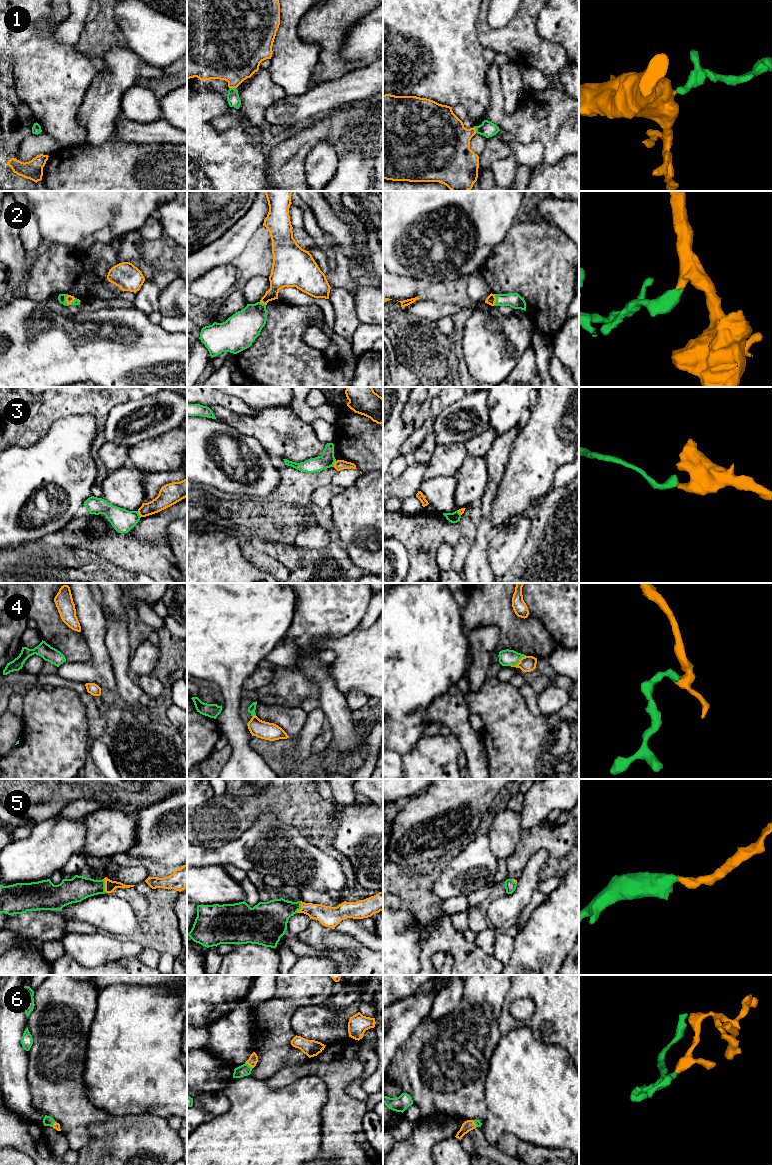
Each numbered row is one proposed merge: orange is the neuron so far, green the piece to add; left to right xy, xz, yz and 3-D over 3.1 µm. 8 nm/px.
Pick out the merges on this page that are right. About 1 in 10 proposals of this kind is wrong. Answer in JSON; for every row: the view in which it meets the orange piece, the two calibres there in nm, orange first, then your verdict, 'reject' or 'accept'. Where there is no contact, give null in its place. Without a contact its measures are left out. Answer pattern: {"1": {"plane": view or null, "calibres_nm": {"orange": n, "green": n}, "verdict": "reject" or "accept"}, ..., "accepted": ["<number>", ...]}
{"1": {"plane": "xz", "calibres_nm": {"orange": 420, "green": 100}, "verdict": "accept"}, "2": {"plane": "xy", "calibres_nm": {"orange": 60, "green": 60}, "verdict": "accept"}, "3": {"plane": "xy", "calibres_nm": {"orange": 140, "green": 180}, "verdict": "reject"}, "4": {"plane": "yz", "calibres_nm": {"orange": 130, "green": 130}, "verdict": "accept"}, "5": {"plane": "xy", "calibres_nm": {"orange": 90, "green": 200}, "verdict": "accept"}, "6": {"plane": "xz", "calibres_nm": {"orange": 80, "green": 100}, "verdict": "accept"}, "accepted": ["1", "2", "4", "5", "6"]}

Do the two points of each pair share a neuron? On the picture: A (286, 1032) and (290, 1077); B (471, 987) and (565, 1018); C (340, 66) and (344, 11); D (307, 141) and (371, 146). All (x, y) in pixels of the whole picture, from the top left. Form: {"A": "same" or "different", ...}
{"A": "different", "B": "different", "C": "same", "D": "same"}

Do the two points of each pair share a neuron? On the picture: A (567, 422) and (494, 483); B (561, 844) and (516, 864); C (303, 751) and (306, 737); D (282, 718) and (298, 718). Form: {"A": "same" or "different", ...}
{"A": "different", "B": "same", "C": "same", "D": "same"}

